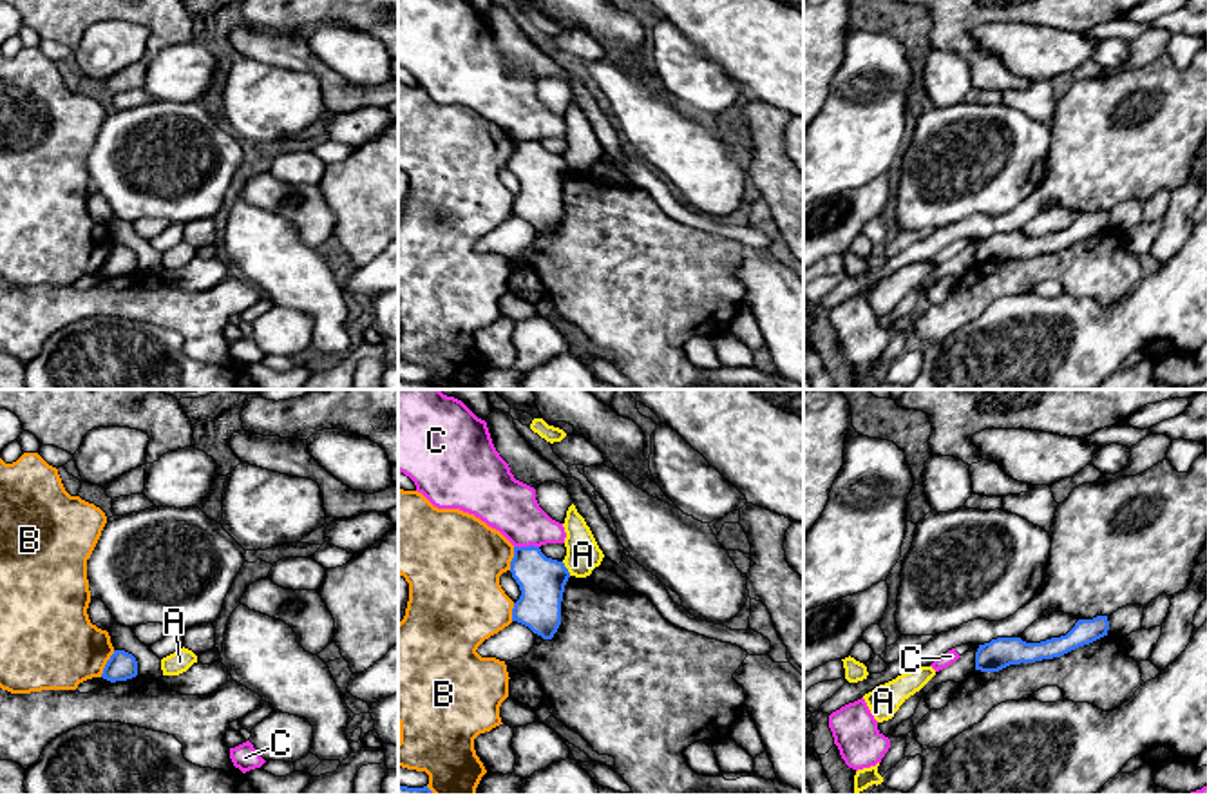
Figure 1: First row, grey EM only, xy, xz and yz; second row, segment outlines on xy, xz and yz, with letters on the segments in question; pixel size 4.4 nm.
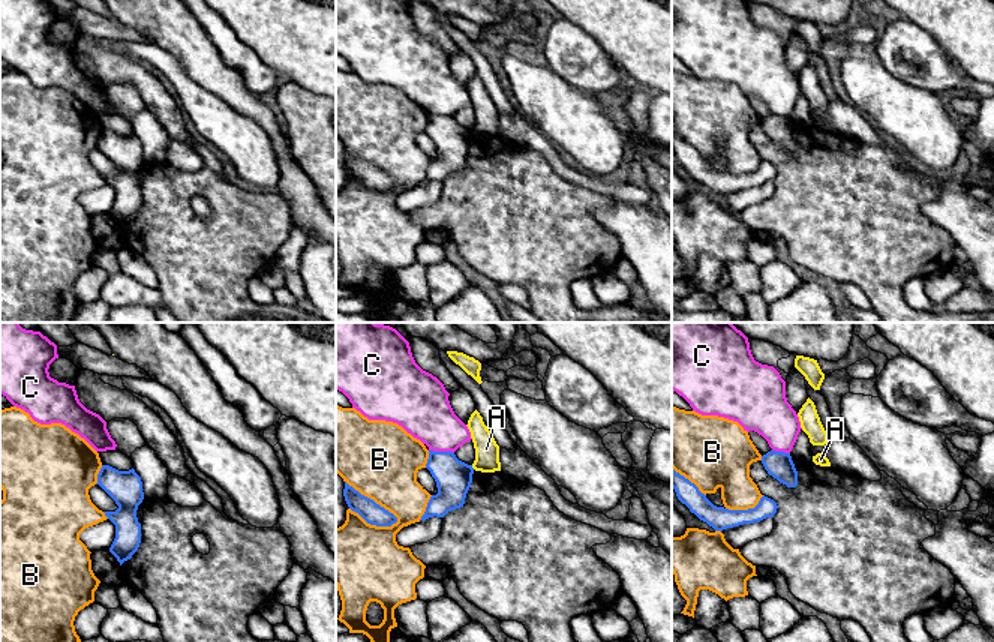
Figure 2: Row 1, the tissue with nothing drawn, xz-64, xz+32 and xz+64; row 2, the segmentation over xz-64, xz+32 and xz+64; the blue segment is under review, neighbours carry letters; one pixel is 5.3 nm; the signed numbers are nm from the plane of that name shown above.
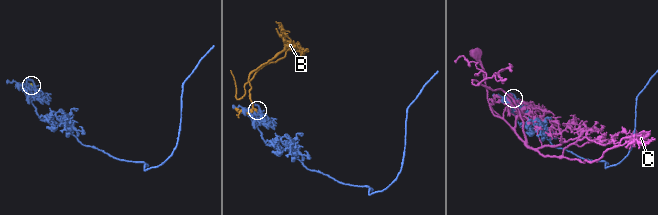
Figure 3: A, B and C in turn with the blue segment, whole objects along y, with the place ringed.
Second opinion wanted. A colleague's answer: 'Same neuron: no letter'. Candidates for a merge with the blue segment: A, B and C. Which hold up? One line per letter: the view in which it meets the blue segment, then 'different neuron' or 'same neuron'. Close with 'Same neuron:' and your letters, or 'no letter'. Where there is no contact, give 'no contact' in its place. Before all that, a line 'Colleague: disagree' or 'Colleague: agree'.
Colleague: agree
A: contact in xz; different neuron
B: contact in xy; different neuron
C: contact in xz; different neuron
Same neuron: no letter

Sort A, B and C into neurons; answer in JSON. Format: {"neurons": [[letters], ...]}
{"neurons": [["A"], ["B"], ["C"]]}

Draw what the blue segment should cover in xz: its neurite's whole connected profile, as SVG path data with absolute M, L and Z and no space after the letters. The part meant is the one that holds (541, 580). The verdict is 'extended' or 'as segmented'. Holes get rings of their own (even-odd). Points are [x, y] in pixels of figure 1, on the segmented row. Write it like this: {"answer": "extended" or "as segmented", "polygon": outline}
{"answer": "as segmented", "polygon": "M514 547L510 572L521 596L514 603L512 621L552 639L561 625L561 601L570 578L563 561L546 558L539 547Z"}

